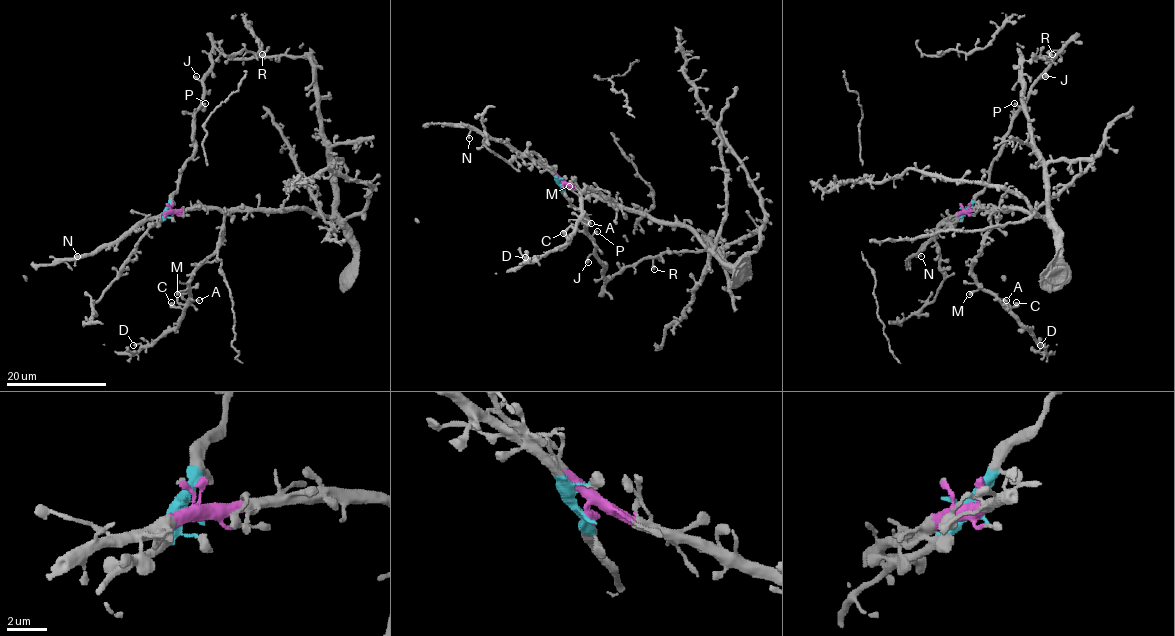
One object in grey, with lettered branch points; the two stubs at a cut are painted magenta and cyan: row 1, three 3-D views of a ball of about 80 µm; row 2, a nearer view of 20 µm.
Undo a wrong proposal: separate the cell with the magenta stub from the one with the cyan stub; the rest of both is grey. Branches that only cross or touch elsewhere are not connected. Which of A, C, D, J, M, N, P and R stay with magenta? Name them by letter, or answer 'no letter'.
A, C, D, M, N

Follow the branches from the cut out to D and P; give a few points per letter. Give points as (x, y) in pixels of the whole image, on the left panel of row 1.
D: (170, 212), (218, 209), (223, 232), (217, 249), (194, 272), (189, 304), (179, 323), (153, 342), (133, 344)
P: (169, 212), (168, 200), (178, 187), (182, 165), (194, 149), (194, 114), (205, 103)

